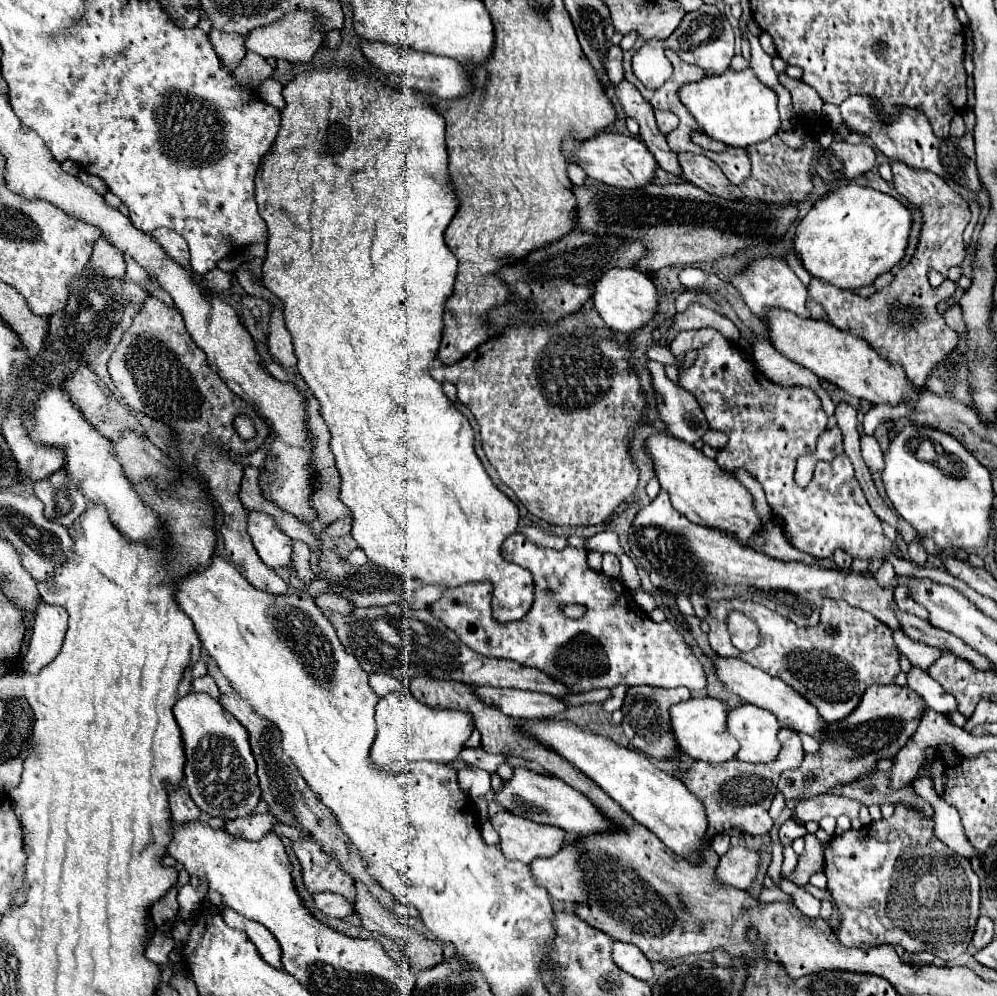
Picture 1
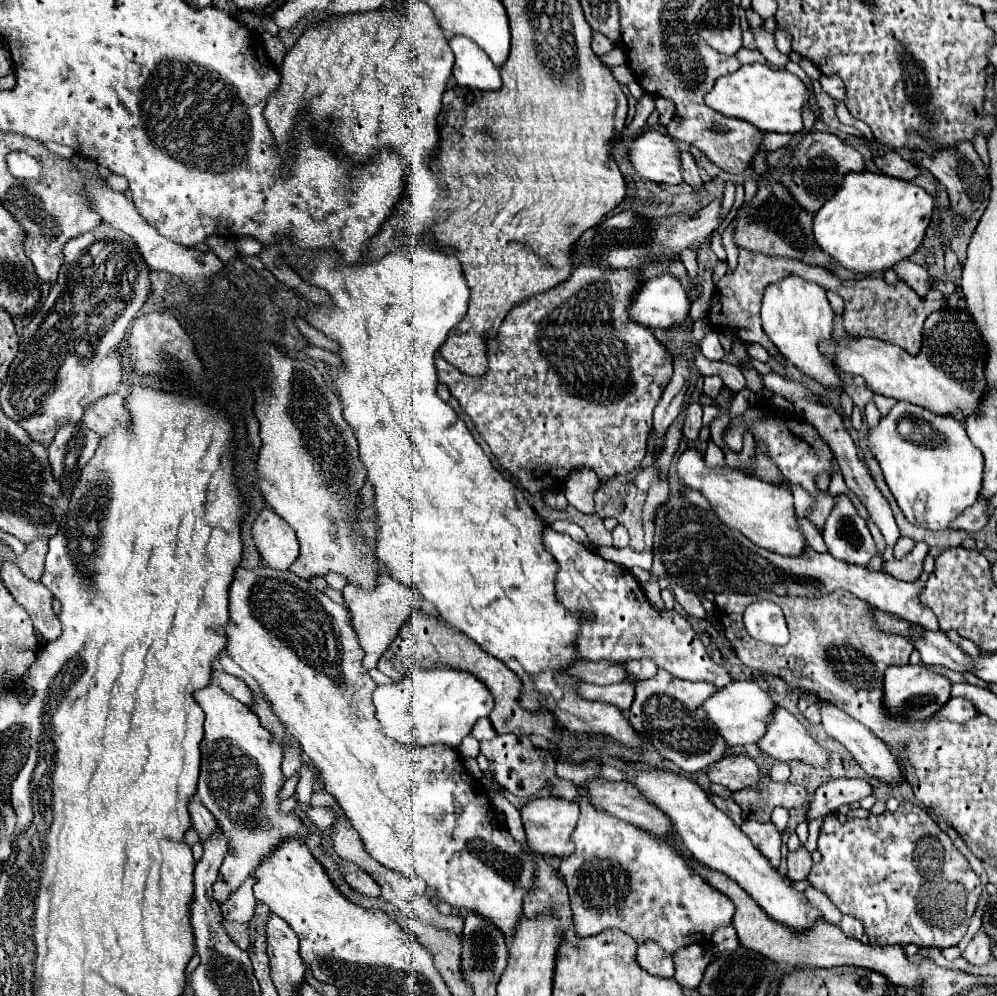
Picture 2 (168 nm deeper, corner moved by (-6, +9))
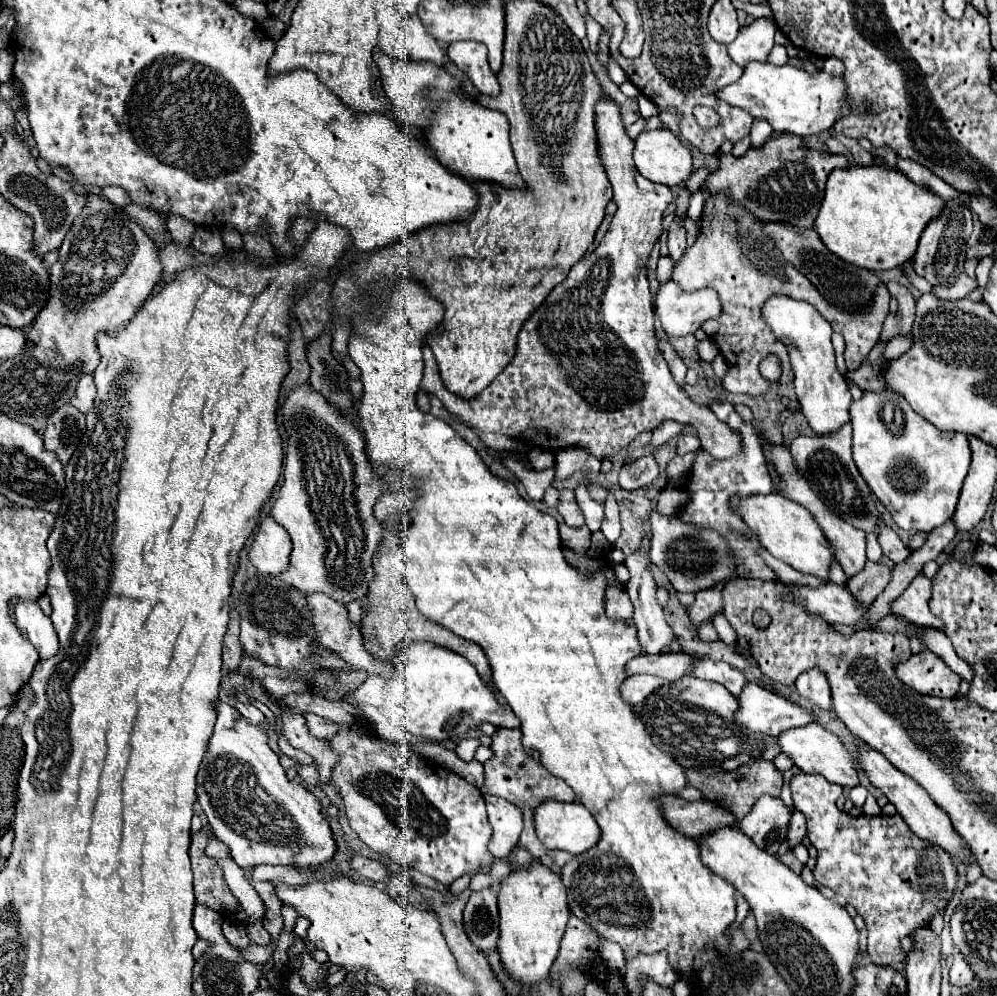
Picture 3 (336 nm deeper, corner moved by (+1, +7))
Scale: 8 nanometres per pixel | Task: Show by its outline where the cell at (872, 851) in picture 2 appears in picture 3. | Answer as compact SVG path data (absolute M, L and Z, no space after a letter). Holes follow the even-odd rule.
M799 773L791 779L791 793L795 809L803 811L807 817L807 837L817 849L817 865L813 869L815 881L831 889L835 895L843 895L849 905L855 907L857 915L865 919L869 931L867 953L875 965L891 965L903 962L906 953L901 947L903 937L913 937L915 931L929 925L939 911L945 911L947 903L957 893L959 873L955 869L953 857L939 845L917 837L909 825L895 815L859 815L851 817L845 811L839 811L835 801L843 789L835 783L829 783L821 775Z

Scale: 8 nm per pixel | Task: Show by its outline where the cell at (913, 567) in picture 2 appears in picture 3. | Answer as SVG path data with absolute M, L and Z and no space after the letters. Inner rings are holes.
M867 561L865 569L861 573L857 573L851 581L849 581L849 591L853 591L853 595L857 599L861 599L861 603L871 605L875 601L875 597L887 587L887 583L891 581L891 569L887 565L881 563L873 563Z

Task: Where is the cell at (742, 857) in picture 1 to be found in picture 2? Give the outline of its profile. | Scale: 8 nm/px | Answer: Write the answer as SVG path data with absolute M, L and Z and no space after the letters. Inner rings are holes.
M744 821L742 831L752 837L752 843L768 857L768 861L778 867L780 863L780 847L782 847L782 831L776 829L772 821Z

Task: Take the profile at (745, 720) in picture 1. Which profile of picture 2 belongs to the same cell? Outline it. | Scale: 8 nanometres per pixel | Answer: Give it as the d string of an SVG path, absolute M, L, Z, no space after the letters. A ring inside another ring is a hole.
M776 707L768 733L758 741L760 749L778 761L804 761L812 767L826 767L828 751L812 739L808 729L784 707Z

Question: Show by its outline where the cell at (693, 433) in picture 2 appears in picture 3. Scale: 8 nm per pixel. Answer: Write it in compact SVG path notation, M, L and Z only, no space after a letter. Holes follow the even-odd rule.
M681 435L681 439L677 441L677 453L679 455L685 455L685 453L691 453L691 451L697 451L701 447L699 439L695 439L693 435Z

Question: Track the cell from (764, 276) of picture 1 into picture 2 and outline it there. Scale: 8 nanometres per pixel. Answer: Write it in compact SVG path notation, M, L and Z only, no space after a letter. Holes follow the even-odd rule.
M788 275L782 279L782 289L778 285L768 285L762 301L762 327L778 351L808 379L818 381L826 389L844 389L840 371L832 357L818 351L818 345L832 339L834 331L834 311L826 299L826 291L802 277Z

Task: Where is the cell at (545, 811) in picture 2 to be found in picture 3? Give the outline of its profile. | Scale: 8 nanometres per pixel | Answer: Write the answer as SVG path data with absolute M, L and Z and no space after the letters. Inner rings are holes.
M555 799L543 801L533 811L533 825L535 825L539 841L551 851L567 851L571 855L579 855L579 853L585 853L587 849L591 849L595 845L595 841L599 839L597 821L577 801L573 801L573 803L561 803L561 801L555 801Z

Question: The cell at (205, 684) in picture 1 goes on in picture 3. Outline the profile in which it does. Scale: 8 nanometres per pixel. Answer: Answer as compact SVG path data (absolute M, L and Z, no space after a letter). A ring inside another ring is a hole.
M237 701L237 711L249 721L249 723L261 723L263 719L265 719L265 715L255 707L255 705L251 705L251 703L241 703L241 701Z

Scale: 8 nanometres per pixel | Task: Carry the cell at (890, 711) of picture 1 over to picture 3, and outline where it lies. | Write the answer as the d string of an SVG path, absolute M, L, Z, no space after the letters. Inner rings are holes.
M921 651L911 655L905 663L895 667L897 679L909 689L925 695L935 695L941 699L953 699L959 691L961 677L945 665L933 651Z

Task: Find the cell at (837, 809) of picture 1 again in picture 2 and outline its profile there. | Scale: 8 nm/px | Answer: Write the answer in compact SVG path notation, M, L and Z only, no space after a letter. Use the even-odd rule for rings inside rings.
M764 773L760 779L760 785L750 785L748 789L734 791L730 799L740 805L744 819L768 821L772 815L772 809L778 805L786 809L804 805L806 789L794 783L776 783L770 779L770 775Z

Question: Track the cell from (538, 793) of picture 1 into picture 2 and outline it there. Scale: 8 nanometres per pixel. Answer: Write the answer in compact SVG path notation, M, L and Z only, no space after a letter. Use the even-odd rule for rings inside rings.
M594 779L594 781L588 781L586 785L588 785L588 789L580 789L580 793L588 793L592 805L596 805L596 809L602 809L602 811L606 811L618 819L630 821L636 827L640 827L640 829L644 829L650 835L660 837L660 839L666 839L674 831L672 821L668 821L668 817L660 809L656 809L656 805L648 803L648 799L638 789L634 789L632 783L626 783L626 781L616 783L616 781L606 781L606 779L596 781Z

